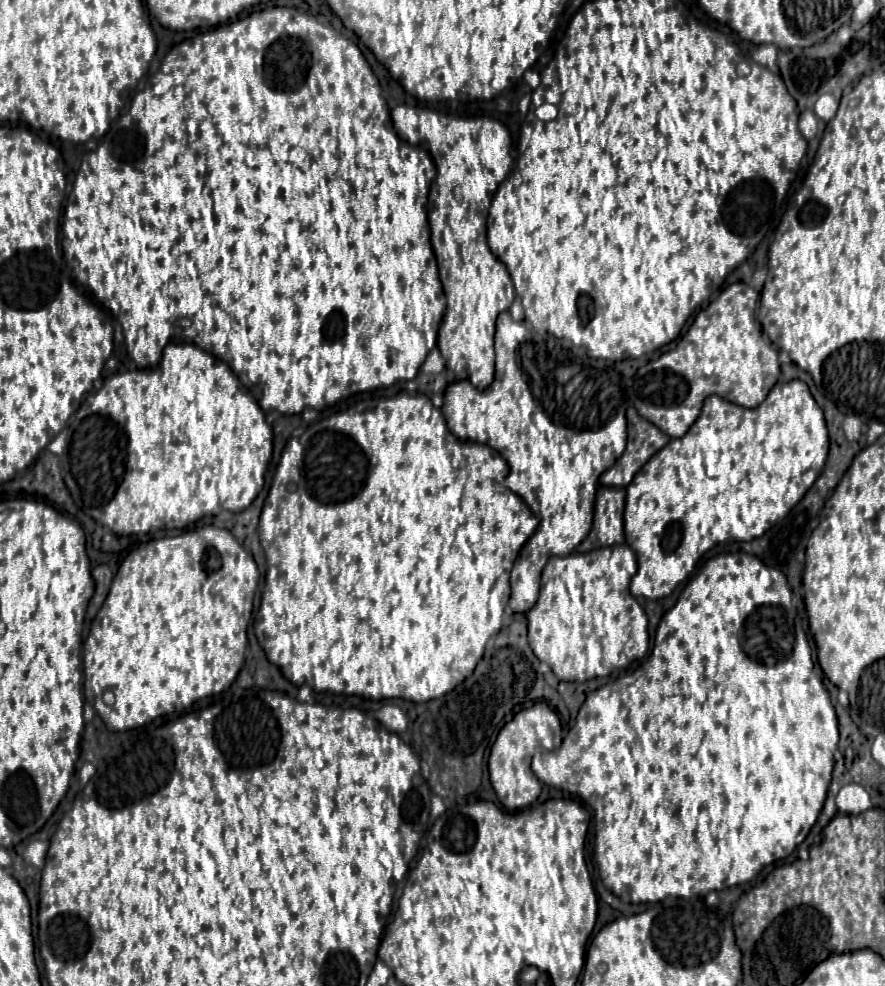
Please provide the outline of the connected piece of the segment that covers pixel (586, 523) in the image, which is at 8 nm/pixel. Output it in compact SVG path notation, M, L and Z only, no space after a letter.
M500 312L496 318L496 374L486 390L476 390L468 380L454 380L444 390L442 414L450 432L460 440L488 444L498 450L510 466L506 486L524 498L524 502L540 519L536 532L522 546L512 568L510 608L528 612L538 598L540 572L550 556L570 554L592 528L594 496L598 478L626 446L626 406L622 392L606 360L572 354L552 336L540 336L524 322L516 322L510 312Z

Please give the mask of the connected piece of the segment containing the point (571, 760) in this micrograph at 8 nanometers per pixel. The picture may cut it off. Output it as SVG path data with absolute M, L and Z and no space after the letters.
M746 552L718 554L707 560L700 572L690 578L674 608L664 614L658 624L650 656L636 670L625 672L602 688L590 692L578 710L576 724L568 730L560 748L552 752L538 752L532 758L532 770L542 782L570 792L594 812L594 858L600 878L604 886L624 902L640 904L658 902L666 896L690 898L742 884L752 880L772 860L790 856L806 838L824 806L838 741L836 712L828 690L816 674L806 634L796 626L796 608L792 606L786 576Z

